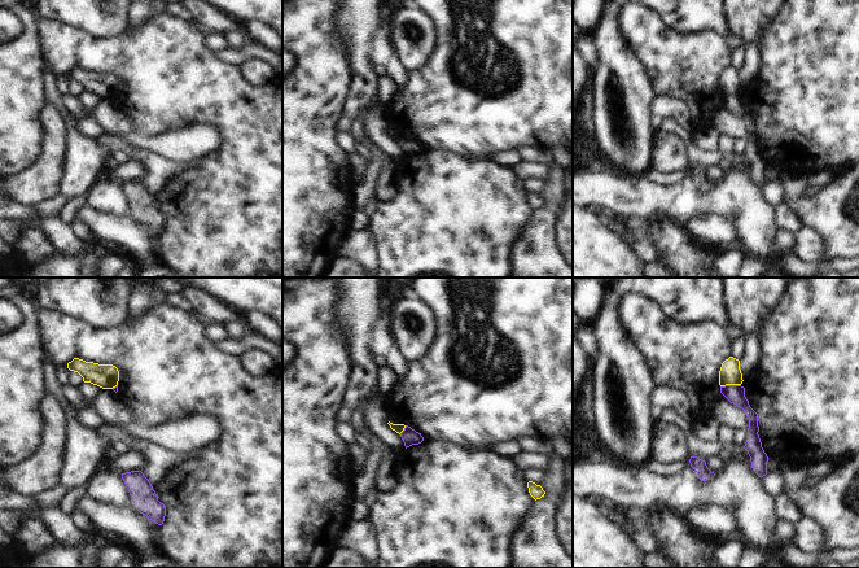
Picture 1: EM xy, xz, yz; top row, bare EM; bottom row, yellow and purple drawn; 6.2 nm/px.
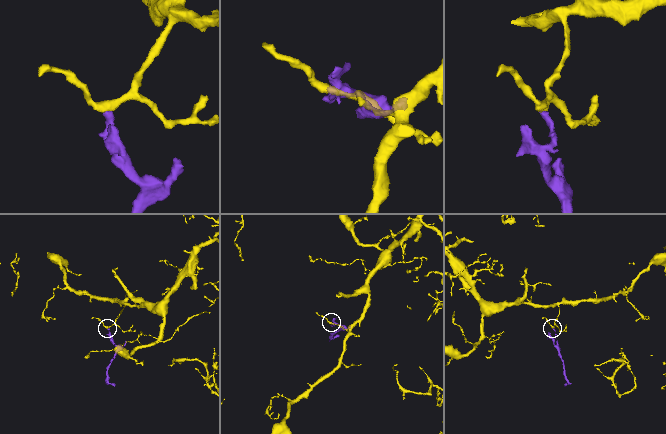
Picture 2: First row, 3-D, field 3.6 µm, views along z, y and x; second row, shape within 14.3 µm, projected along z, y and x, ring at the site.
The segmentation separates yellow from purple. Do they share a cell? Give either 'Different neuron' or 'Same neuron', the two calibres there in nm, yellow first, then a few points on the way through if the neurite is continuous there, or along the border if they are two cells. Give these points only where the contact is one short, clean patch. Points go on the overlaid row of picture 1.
Different neuron. Thickness 140 nm (yellow) against 110 nm

